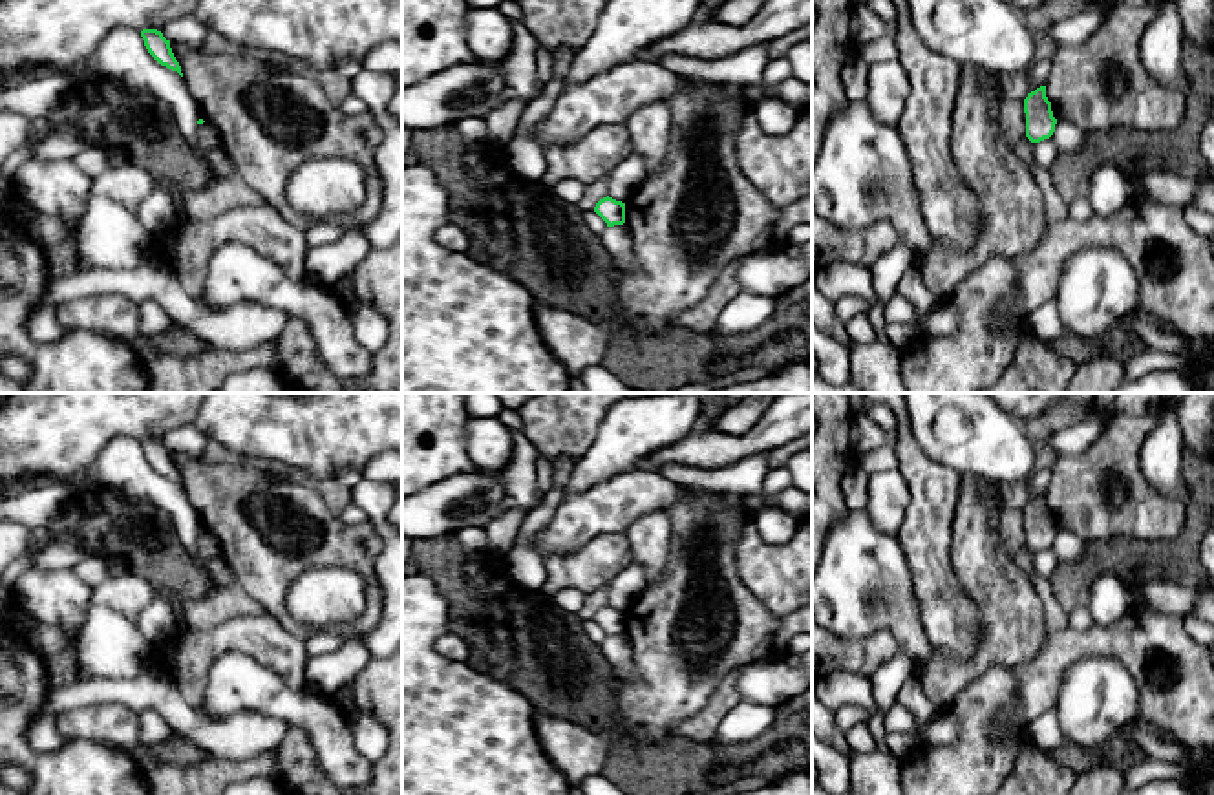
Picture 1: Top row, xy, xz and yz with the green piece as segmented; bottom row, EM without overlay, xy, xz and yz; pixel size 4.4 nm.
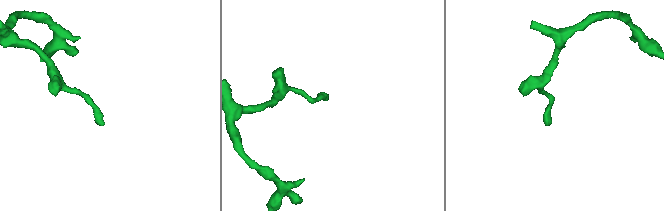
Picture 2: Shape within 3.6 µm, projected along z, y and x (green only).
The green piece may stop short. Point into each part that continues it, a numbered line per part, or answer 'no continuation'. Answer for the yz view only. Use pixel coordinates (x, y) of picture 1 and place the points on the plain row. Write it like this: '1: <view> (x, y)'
no continuation

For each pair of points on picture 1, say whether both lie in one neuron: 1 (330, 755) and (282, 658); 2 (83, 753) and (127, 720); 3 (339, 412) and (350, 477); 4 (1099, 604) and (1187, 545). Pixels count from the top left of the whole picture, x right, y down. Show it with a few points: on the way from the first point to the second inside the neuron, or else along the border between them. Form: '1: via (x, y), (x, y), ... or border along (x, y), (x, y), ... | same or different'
1: border along (262, 666), (269, 667), (287, 688), (308, 689) | different
2: border along (74, 741), (97, 741), (138, 753) | different
3: border along (359, 470), (346, 468), (333, 477) | different
4: border along (1134, 591), (1116, 576), (1101, 572), (1085, 602) | different

